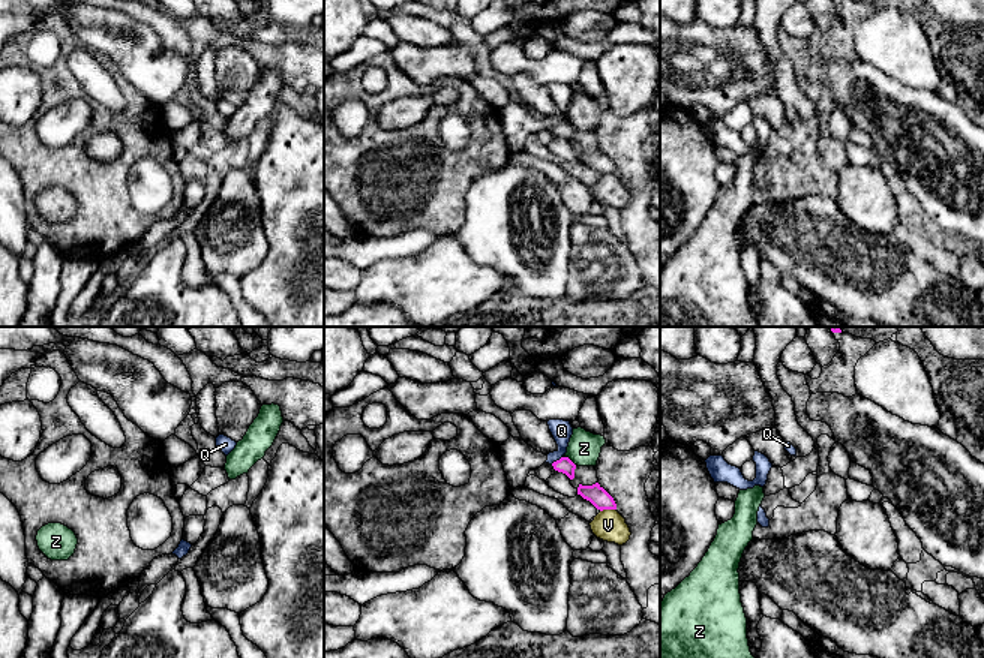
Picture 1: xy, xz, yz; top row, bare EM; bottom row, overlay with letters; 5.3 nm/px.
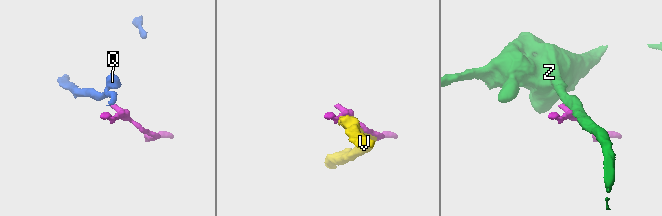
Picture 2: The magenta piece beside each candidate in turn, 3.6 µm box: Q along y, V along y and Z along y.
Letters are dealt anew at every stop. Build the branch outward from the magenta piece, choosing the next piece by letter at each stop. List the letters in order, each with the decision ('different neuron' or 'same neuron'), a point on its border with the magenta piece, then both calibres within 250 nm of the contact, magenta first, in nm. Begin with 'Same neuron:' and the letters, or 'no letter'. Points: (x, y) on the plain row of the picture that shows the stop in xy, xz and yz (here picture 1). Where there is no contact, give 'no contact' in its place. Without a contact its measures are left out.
Same neuron: no letter
Q: different neuron; meets magenta in xz at (557, 125); 90 nm thick on the magenta side, 120 nm on the other
V: different neuron; meets magenta in xz at (608, 173); 100 nm thick on the magenta side, 170 nm on the other
Z: different neuron; meets magenta in xz at (570, 125); 90 nm thick on the magenta side, 180 nm on the other

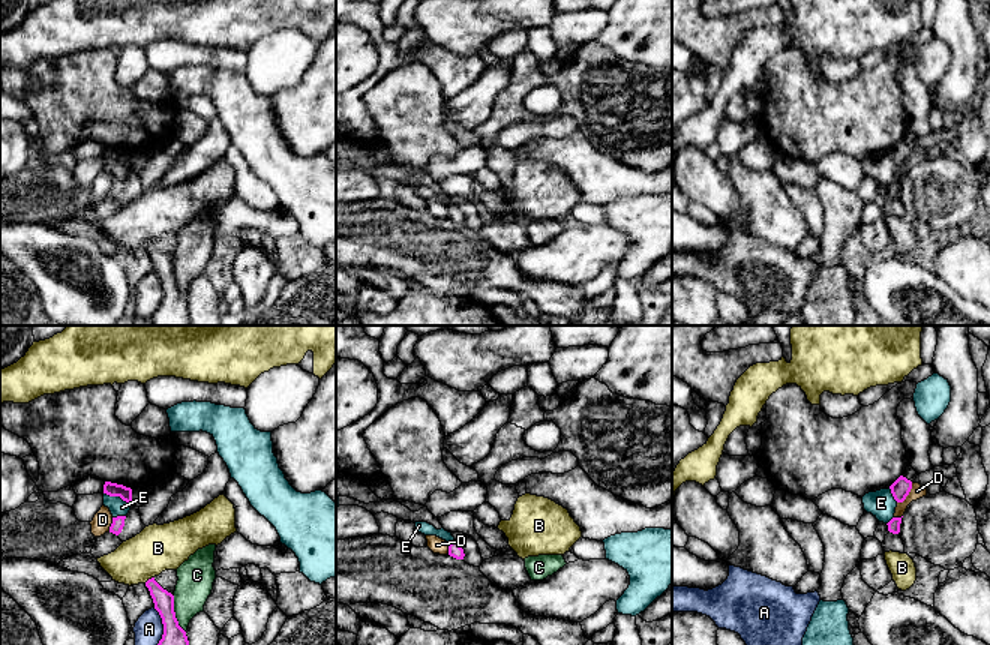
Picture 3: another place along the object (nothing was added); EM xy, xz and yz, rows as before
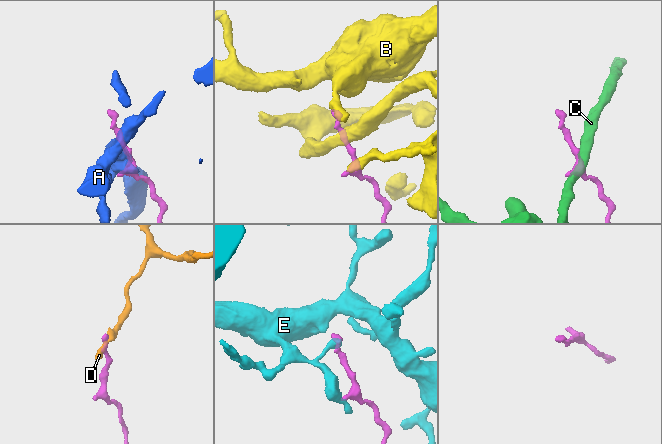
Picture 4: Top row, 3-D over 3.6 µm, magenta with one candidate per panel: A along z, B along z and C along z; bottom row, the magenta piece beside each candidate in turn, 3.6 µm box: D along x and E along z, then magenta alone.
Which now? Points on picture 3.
Same neuron: no letter
A: different neuron; meets magenta in xy at (164, 296); 190 nm thick on the magenta side, 160 nm on the other
B: different neuron; meets magenta in xy at (149, 243); 110 nm thick on the magenta side, 260 nm on the other
C: different neuron; meets magenta in xy at (174, 278); 190 nm thick on the magenta side, 190 nm on the other
D: different neuron; meets magenta in yz at (908, 158); 100 nm thick on the magenta side, 70 nm on the other
E: different neuron; meets magenta in xy at (117, 159); 80 nm thick on the magenta side, 90 nm on the other

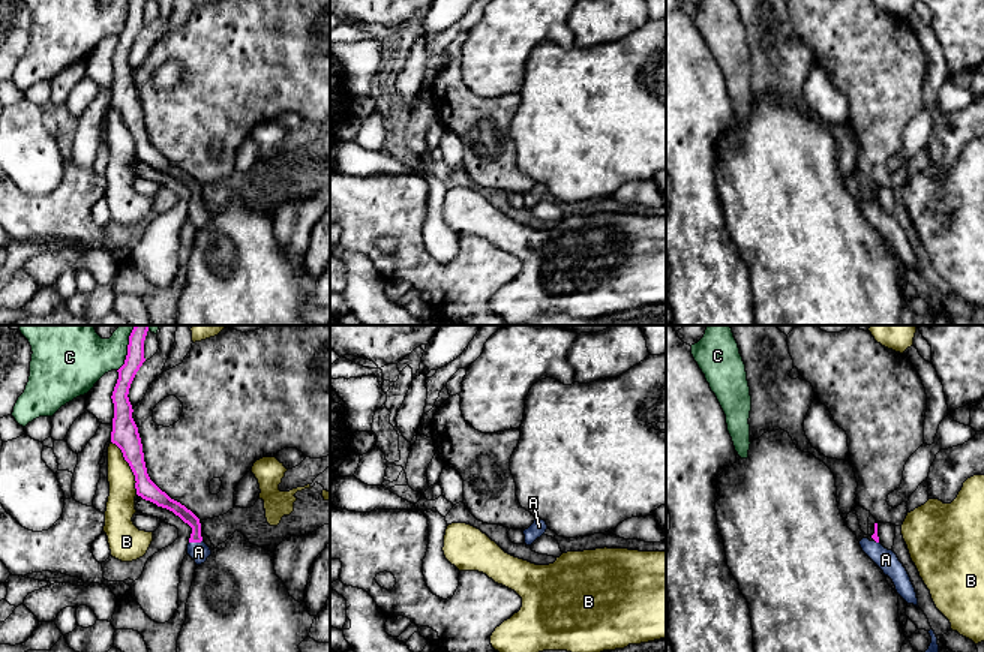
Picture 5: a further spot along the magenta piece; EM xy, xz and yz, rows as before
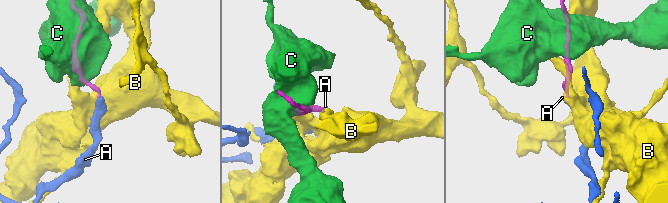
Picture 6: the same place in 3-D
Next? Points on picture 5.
Same neuron: A
A: same neuron; meets magenta in xy at (195, 206); 70 nm thick on the magenta side, 100 nm on the other
B: different neuron; meets magenta in xy at (131, 132); 150 nm thick on the magenta side, 160 nm on the other
C: different neuron; meets magenta in xy at (128, 18); 100 nm thick on the magenta side, 280 nm on the other

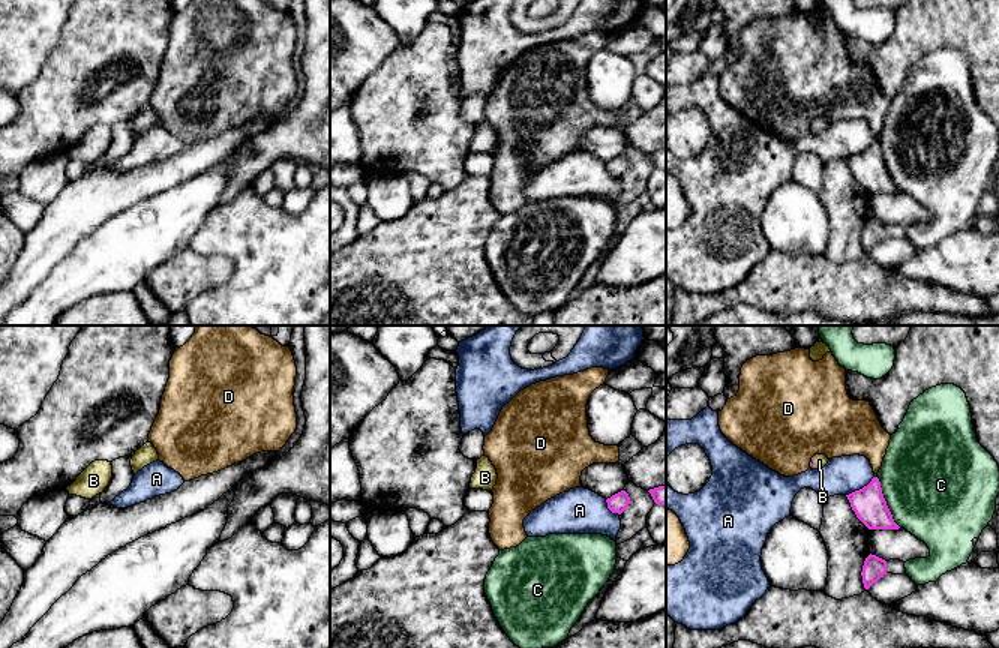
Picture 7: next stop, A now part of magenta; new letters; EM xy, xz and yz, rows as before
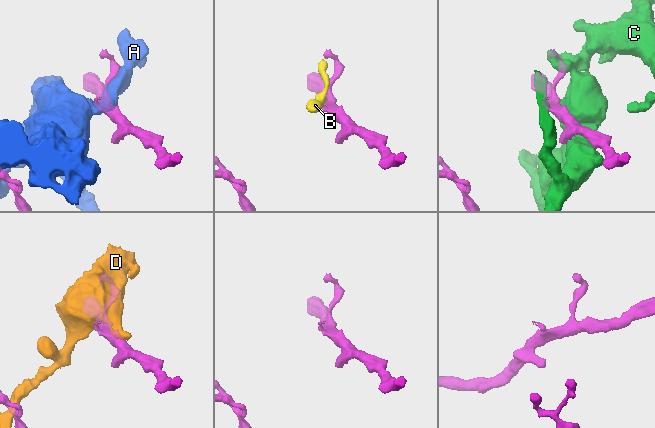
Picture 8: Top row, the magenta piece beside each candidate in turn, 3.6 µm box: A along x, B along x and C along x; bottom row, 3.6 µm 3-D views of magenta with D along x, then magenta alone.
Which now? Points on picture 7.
Same neuron: B
A: different neuron; meets magenta in yz at (860, 153); 180 nm thick on the magenta side, 200 nm on the other
B: same neuron; meets magenta in yz at (812, 128); 20 nm thick on the magenta side, 80 nm on the other
C: different neuron; meets magenta in yz at (885, 167); 180 nm thick on the magenta side, 500 nm on the other
D: different neuron; meets magenta in yz at (810, 128); 20 nm thick on the magenta side, 460 nm on the other

